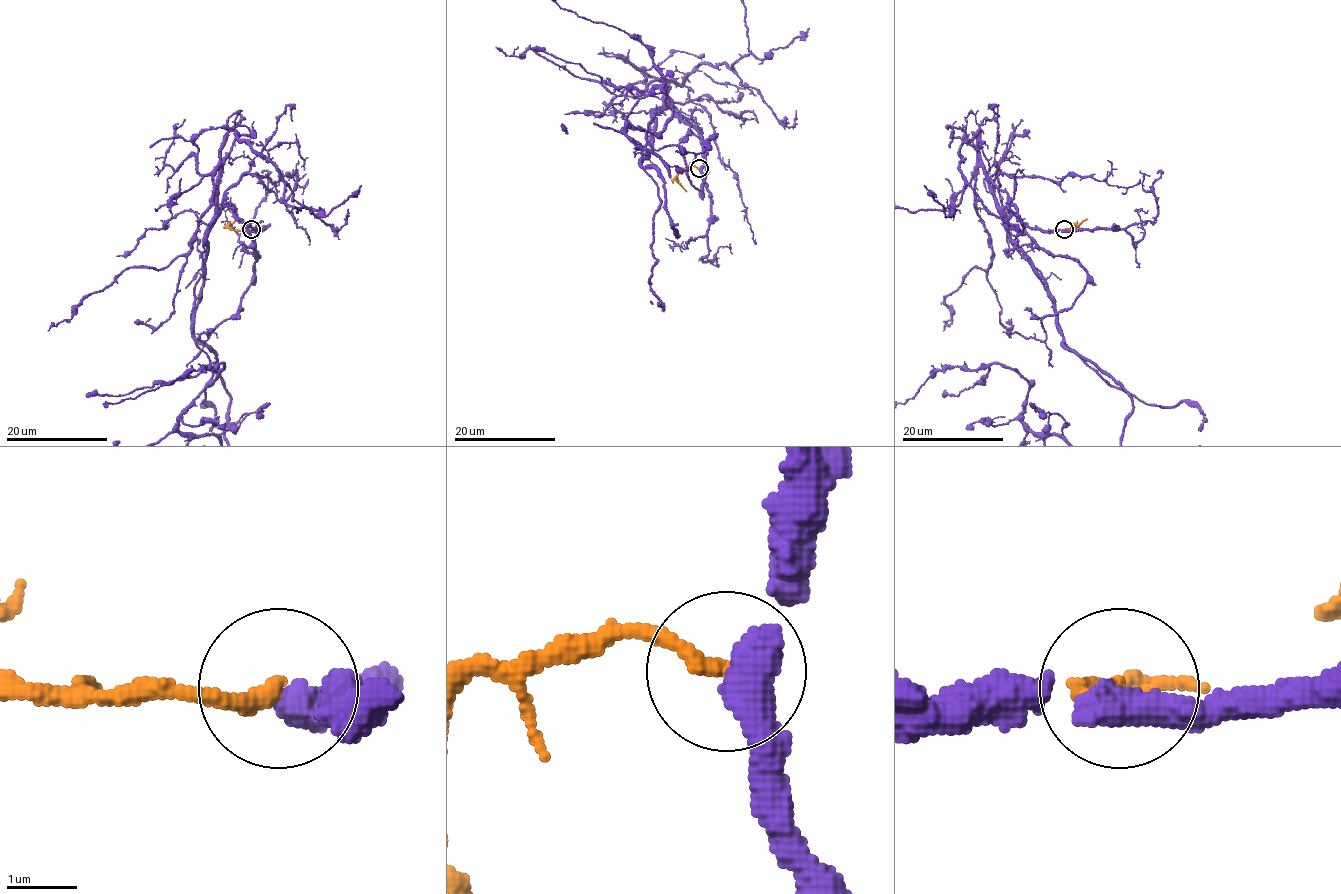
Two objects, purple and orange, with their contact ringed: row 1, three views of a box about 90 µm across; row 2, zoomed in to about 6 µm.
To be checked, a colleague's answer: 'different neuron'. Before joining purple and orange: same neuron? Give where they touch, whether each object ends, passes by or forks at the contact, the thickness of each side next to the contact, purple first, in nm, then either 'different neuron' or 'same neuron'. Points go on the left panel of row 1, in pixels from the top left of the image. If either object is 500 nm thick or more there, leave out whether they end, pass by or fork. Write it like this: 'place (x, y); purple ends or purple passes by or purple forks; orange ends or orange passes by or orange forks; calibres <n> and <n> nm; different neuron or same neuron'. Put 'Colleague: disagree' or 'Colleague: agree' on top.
Colleague: disagree
place (251, 229); purple passes by; orange ends; calibres 440 and 260 nm; same neuron

